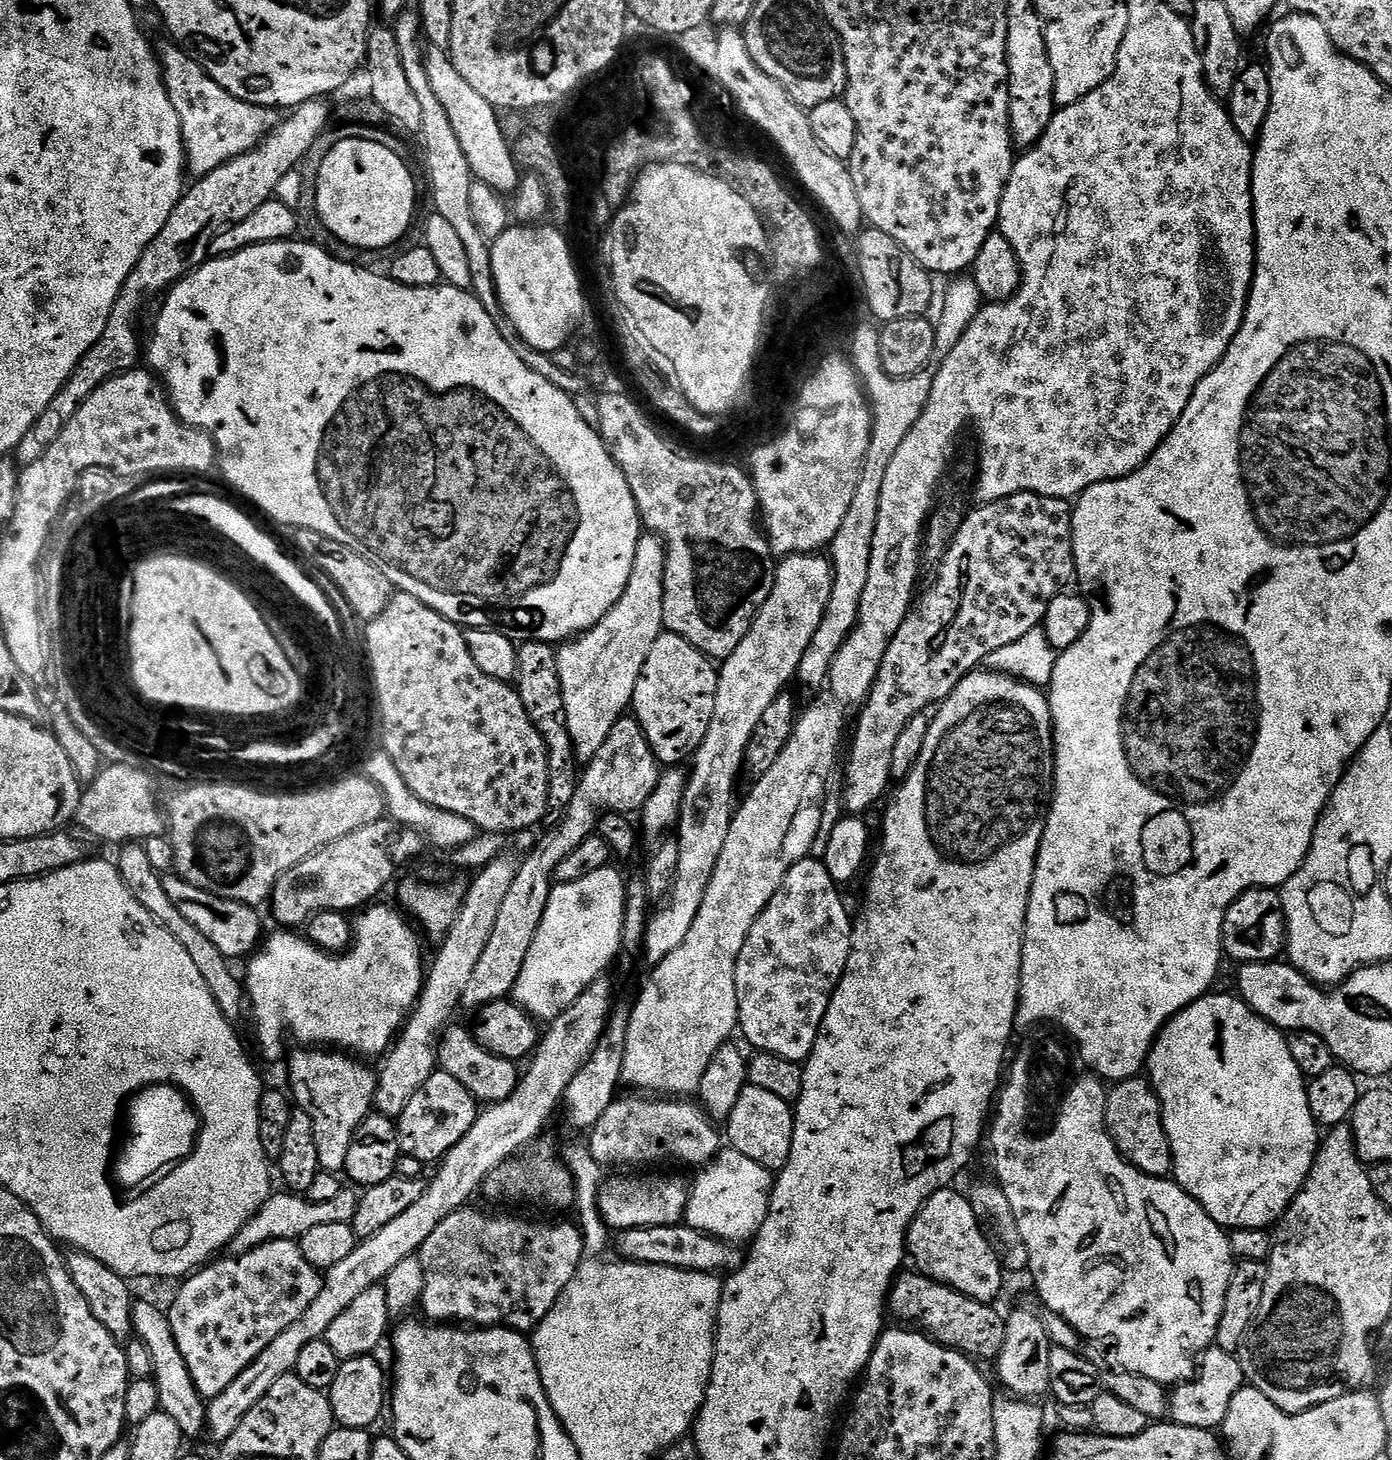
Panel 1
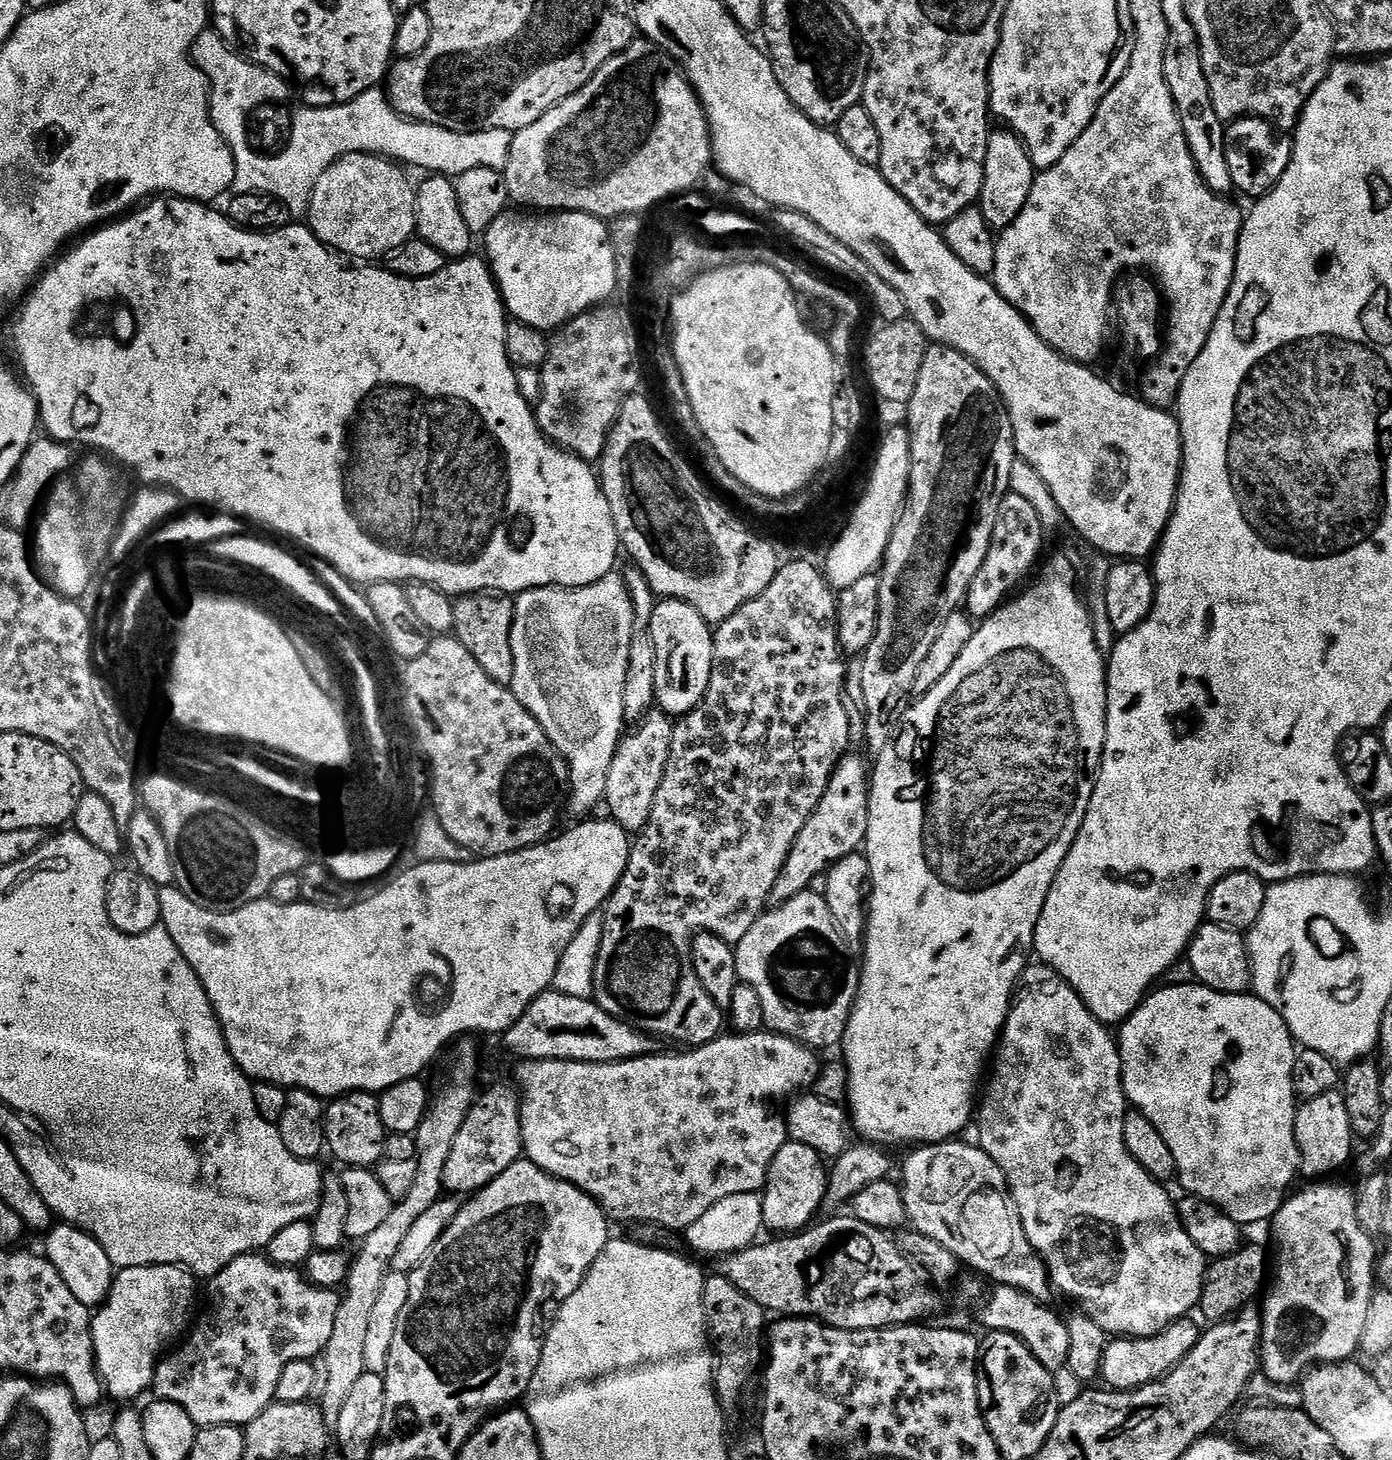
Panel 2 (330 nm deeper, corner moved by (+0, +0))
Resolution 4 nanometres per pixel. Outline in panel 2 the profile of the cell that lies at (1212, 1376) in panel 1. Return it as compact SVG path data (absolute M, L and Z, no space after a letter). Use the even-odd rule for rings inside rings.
M1192 1318L1175 1320L1166 1330L1153 1336L1137 1336L1135 1338L1112 1338L1104 1348L1104 1357L1100 1366L1100 1376L1109 1389L1117 1392L1129 1392L1147 1384L1155 1384L1162 1380L1190 1350L1194 1348L1202 1331Z

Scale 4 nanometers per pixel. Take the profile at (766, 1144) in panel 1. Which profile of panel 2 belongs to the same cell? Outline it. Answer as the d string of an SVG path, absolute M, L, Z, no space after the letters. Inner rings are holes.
M793 1140L784 1144L782 1150L774 1154L774 1162L760 1196L764 1228L772 1234L795 1234L809 1227L817 1219L816 1211L824 1208L828 1173L825 1157L810 1150L810 1146L802 1146Z

